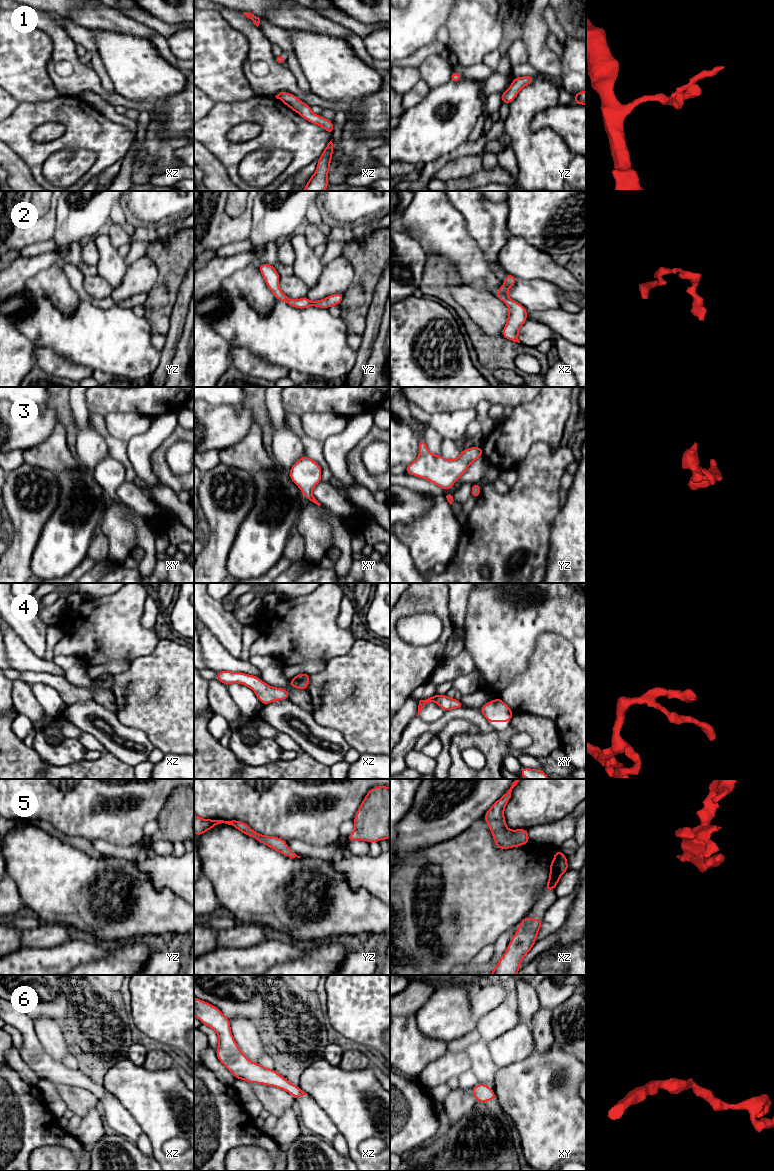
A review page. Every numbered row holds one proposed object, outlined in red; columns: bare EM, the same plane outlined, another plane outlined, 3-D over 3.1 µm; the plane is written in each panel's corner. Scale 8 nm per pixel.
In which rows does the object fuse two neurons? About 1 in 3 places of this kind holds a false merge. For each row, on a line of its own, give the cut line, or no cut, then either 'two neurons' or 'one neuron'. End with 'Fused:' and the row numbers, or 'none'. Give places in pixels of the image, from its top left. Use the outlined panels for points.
1: no cut; one neuron
2: no cut; one neuron
3: no cut; one neuron
4: no cut; one neuron
5: no cut; one neuron
6: no cut; one neuron
Fused: none

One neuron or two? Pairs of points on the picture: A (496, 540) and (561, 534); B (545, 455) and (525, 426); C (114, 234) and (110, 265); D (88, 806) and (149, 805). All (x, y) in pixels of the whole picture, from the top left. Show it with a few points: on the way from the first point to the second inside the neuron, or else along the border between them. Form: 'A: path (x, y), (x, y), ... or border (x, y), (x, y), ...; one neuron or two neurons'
A: border (558, 513), (550, 530), (549, 548); two neurons
B: border (559, 446), (553, 450), (538, 440), (522, 461); two neurons
C: border (106, 233), (110, 242), (116, 248); two neurons
D: path (103, 812), (134, 811); one neuron

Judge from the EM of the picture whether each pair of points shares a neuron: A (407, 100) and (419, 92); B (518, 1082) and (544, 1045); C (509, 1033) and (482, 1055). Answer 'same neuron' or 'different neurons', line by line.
A: same neuron
B: different neurons
C: different neurons

